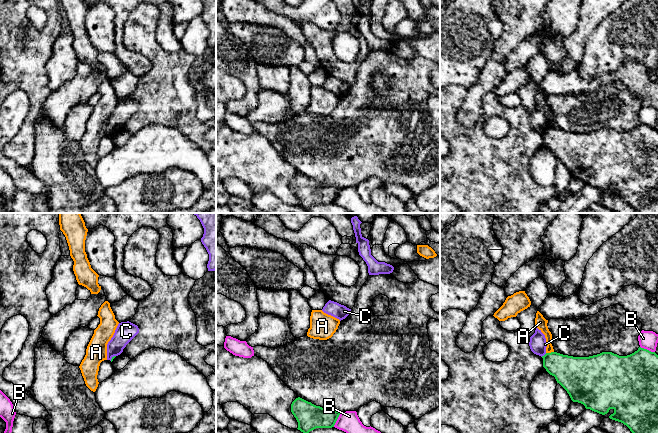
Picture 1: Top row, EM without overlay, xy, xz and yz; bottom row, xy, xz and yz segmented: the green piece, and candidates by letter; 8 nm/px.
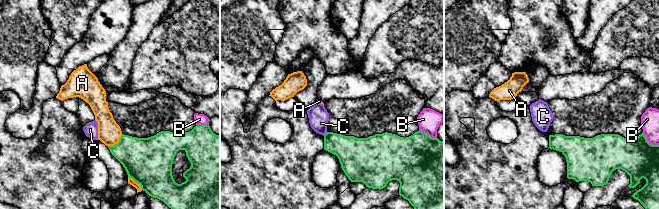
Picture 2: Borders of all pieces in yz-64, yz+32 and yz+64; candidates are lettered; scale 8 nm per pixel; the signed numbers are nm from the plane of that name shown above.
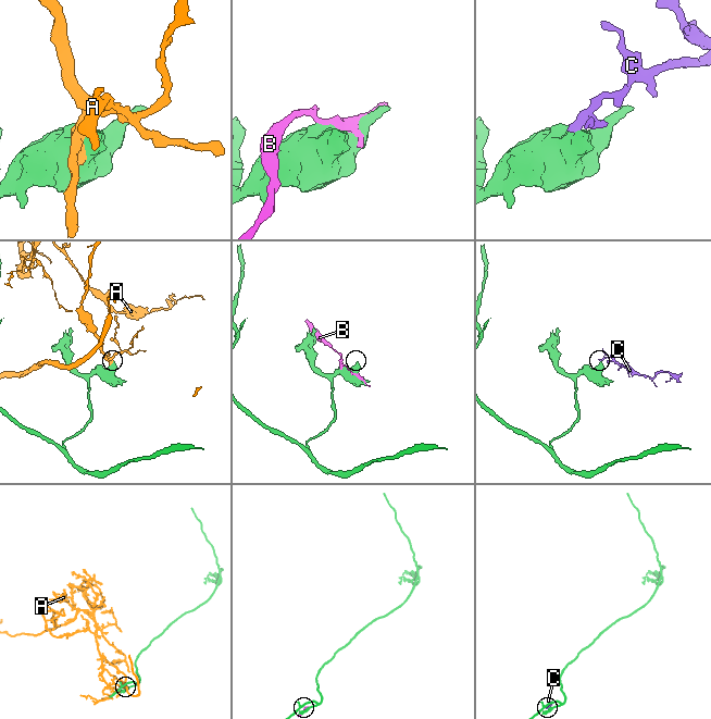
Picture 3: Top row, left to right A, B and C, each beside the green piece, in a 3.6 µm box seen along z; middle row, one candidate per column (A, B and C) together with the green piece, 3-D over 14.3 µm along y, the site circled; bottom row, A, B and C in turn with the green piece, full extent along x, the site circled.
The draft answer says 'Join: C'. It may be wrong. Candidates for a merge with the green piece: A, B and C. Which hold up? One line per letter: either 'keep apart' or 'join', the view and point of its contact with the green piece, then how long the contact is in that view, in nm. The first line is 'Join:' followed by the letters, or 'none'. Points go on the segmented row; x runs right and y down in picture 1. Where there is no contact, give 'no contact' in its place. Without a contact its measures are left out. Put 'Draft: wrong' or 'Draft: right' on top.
Draft: wrong
Join: none
A: keep apart; contact yz (549, 353); length 70 nm
B: keep apart; contact yz (646, 349); length 130 nm
C: keep apart; contact yz (544, 355); length 50 nm

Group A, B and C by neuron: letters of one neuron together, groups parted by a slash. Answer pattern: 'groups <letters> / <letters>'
groups A / B / C

